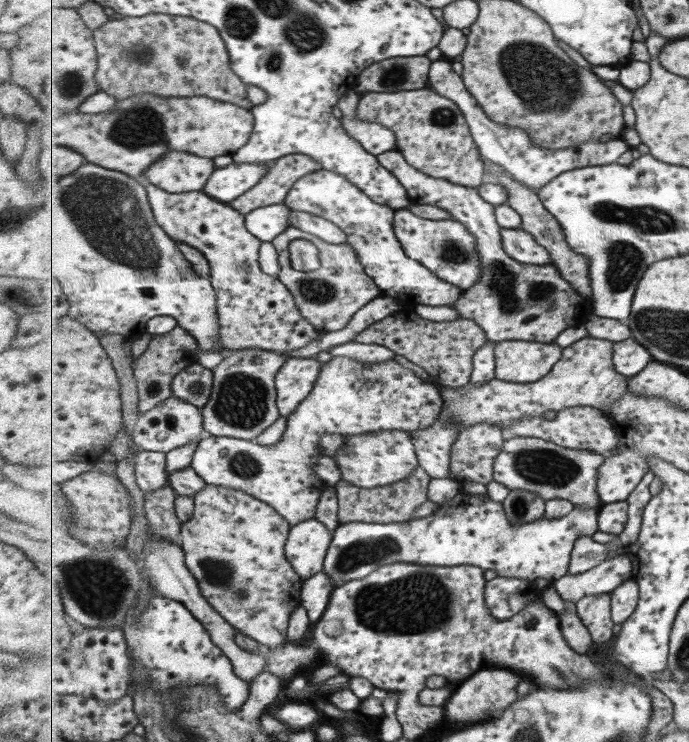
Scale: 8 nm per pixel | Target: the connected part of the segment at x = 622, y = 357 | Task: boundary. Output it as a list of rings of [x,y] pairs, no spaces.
[[[633,338],[615,343],[614,363],[616,369],[629,378],[637,376],[653,360],[652,353]]]

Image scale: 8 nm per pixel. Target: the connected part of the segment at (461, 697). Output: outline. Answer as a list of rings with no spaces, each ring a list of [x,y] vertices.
[[[486,665],[481,671],[475,673],[461,682],[451,698],[445,704],[445,722],[461,722],[461,724],[475,724],[481,720],[495,719],[502,716],[508,708],[519,700],[517,686],[523,676],[510,669],[497,669]]]

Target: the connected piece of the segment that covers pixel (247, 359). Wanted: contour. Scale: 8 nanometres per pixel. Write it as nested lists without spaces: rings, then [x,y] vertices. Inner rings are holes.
[[[243,348],[225,355],[214,372],[212,398],[202,409],[205,434],[254,440],[280,419],[276,375],[288,361],[287,353],[260,348]]]

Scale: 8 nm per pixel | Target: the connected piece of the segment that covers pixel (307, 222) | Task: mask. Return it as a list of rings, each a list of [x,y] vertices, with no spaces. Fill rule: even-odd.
[[[292,210],[290,226],[317,235],[319,238],[333,244],[348,242],[348,234],[341,227],[326,218],[315,216],[310,212]]]

